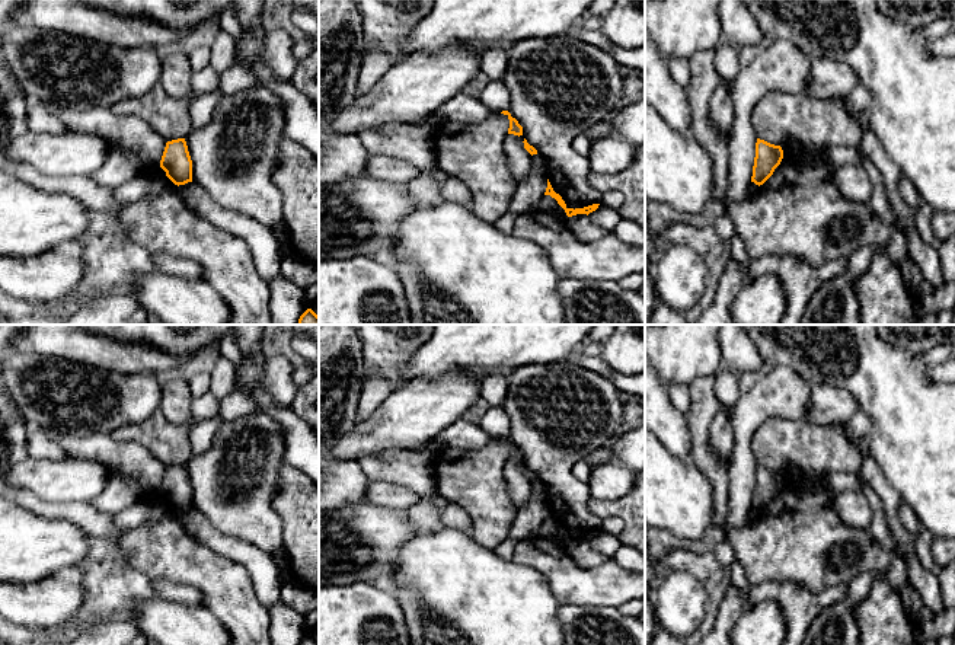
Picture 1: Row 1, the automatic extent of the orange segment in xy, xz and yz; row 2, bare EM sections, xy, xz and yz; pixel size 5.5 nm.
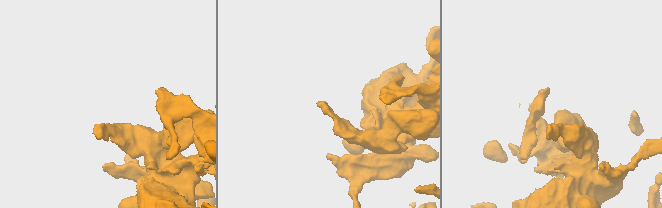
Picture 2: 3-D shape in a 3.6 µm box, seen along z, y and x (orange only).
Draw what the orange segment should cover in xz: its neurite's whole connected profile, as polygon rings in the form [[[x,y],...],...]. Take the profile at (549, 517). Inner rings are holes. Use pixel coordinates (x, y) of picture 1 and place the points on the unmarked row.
[[[547,505],[547,514],[546,514],[544,521],[550,521],[552,524],[555,524],[558,527],[558,530],[565,536],[568,543],[572,543],[576,540],[587,540],[588,542],[590,539],[595,537],[600,531],[600,530],[593,530],[593,531],[584,533],[584,534],[575,534],[575,536],[568,534],[565,527],[562,526],[562,523],[553,517],[549,505]]]

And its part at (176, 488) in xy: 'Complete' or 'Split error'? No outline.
Complete

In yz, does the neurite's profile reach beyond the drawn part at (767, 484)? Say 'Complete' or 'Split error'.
Complete

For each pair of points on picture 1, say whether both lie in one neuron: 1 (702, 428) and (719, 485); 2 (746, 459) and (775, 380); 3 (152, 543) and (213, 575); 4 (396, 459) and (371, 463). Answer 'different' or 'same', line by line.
1: same
2: same
3: same
4: same

